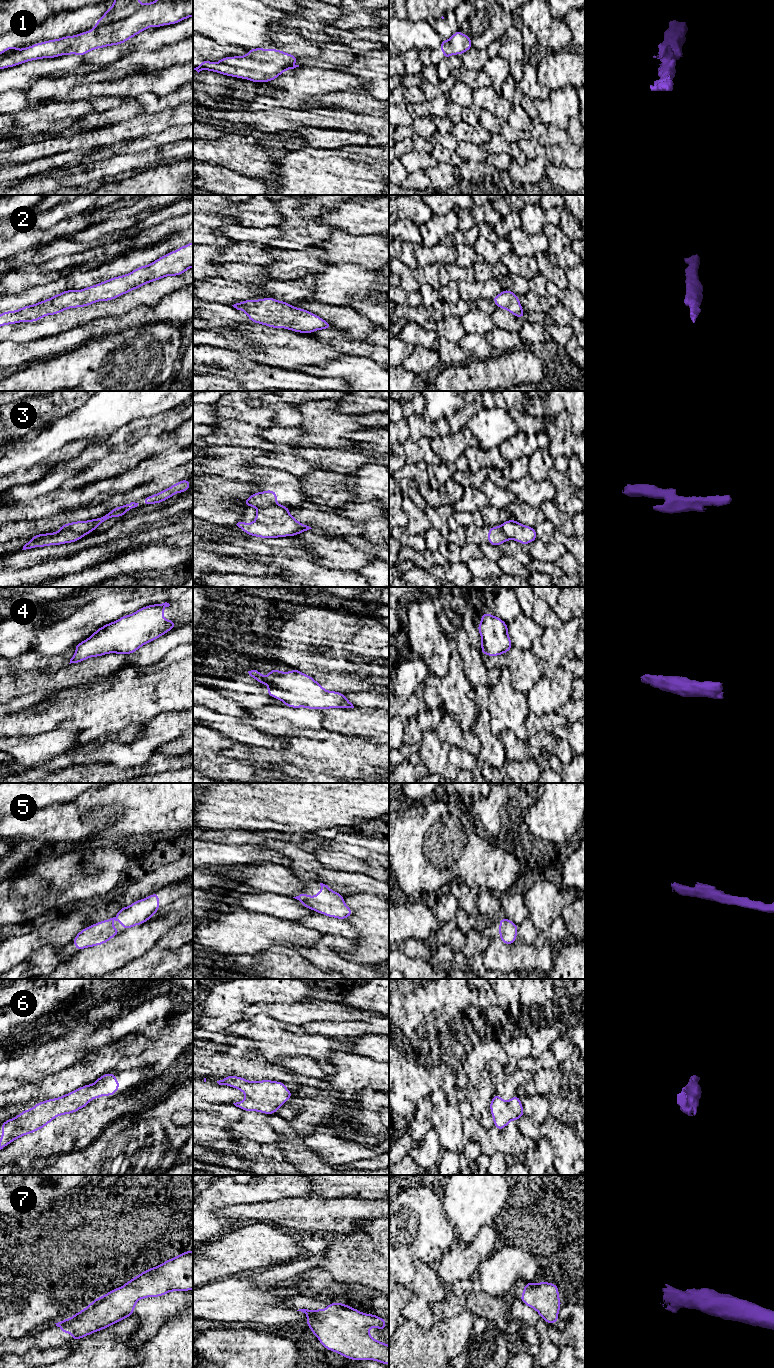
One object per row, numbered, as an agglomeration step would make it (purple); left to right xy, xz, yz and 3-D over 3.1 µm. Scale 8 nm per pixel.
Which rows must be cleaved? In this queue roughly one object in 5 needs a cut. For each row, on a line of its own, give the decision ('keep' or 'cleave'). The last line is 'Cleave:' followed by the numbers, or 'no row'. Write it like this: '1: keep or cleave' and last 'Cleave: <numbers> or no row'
1: keep
2: keep
3: cleave
4: keep
5: keep
6: keep
7: keep
Cleave: 3

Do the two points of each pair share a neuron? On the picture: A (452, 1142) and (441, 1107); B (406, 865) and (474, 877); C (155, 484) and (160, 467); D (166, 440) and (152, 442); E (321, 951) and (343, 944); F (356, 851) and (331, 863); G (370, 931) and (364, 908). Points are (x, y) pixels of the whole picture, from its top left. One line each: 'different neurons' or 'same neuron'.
A: same neuron
B: same neuron
C: different neurons
D: same neuron
E: same neuron
F: different neurons
G: same neuron

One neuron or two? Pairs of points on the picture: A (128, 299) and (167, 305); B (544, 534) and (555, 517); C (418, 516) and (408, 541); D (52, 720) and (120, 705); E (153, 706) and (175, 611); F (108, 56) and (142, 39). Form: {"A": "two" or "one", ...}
{"A": "two", "B": "two", "C": "two", "D": "one", "E": "two", "F": "one"}

